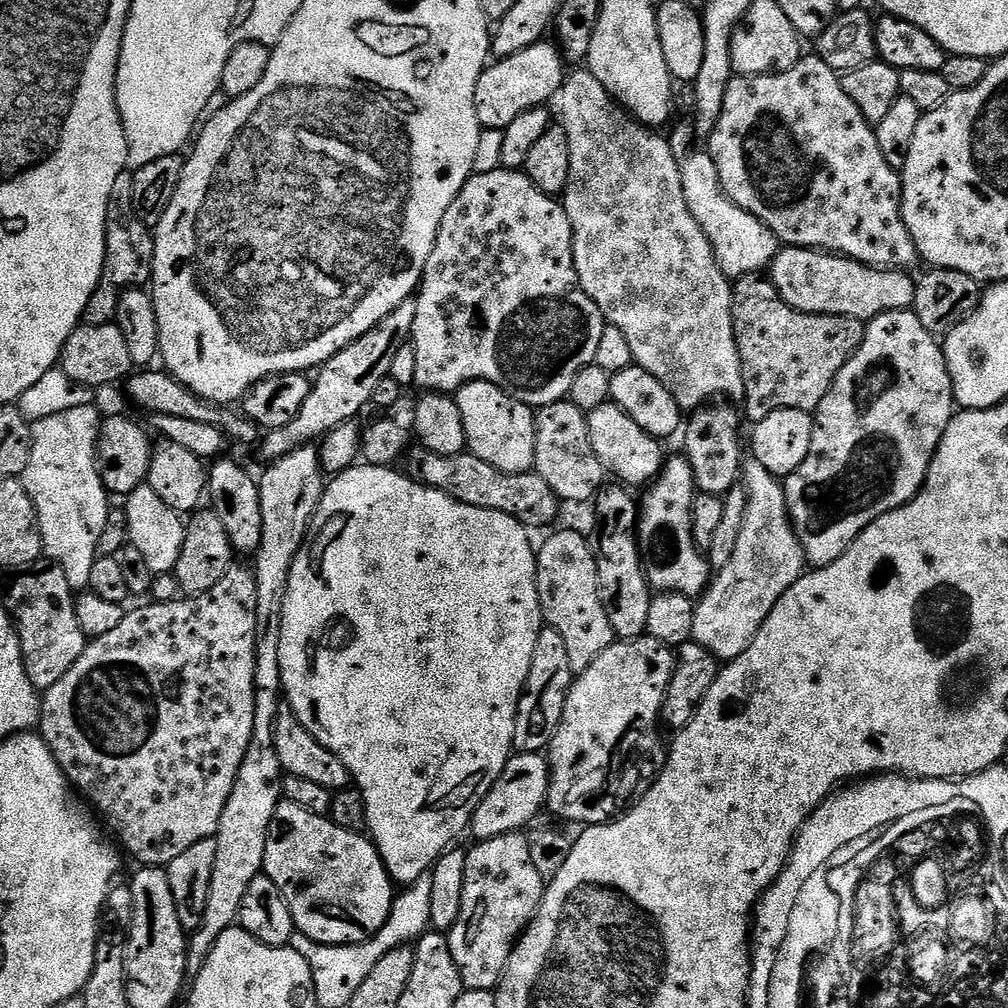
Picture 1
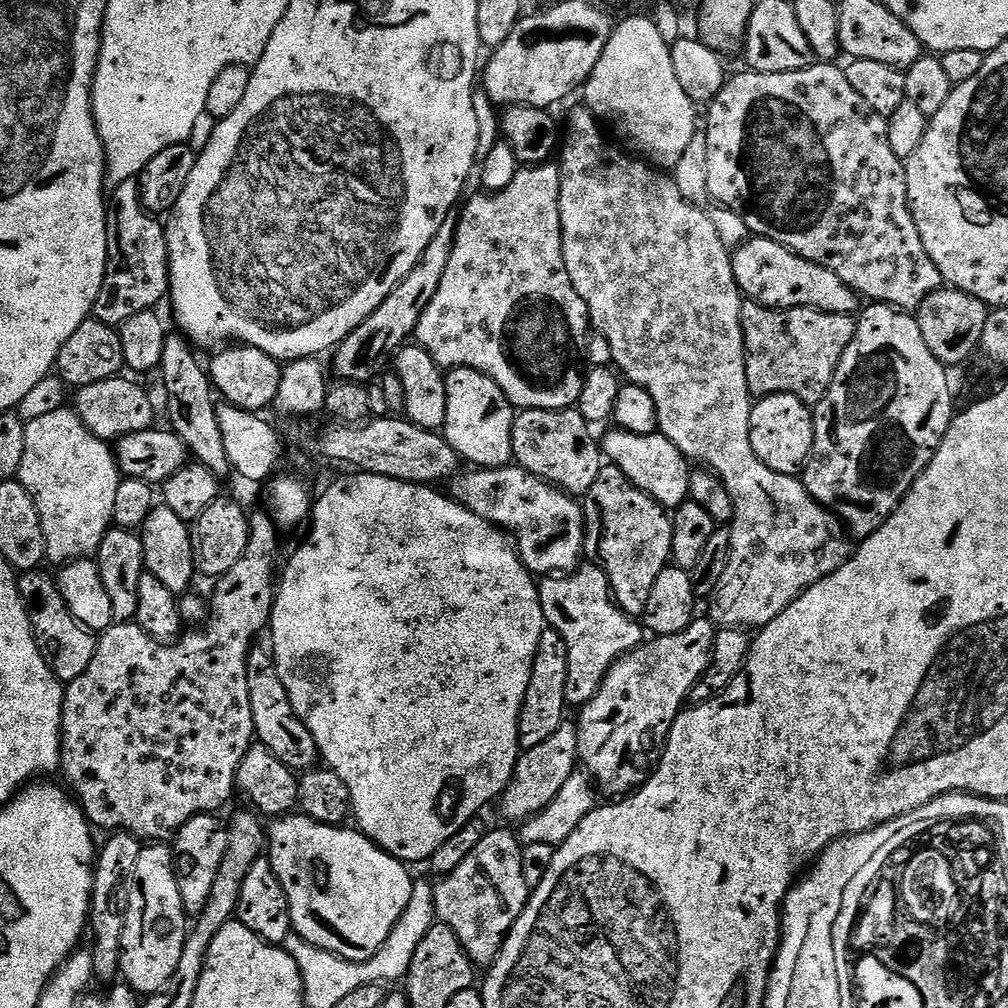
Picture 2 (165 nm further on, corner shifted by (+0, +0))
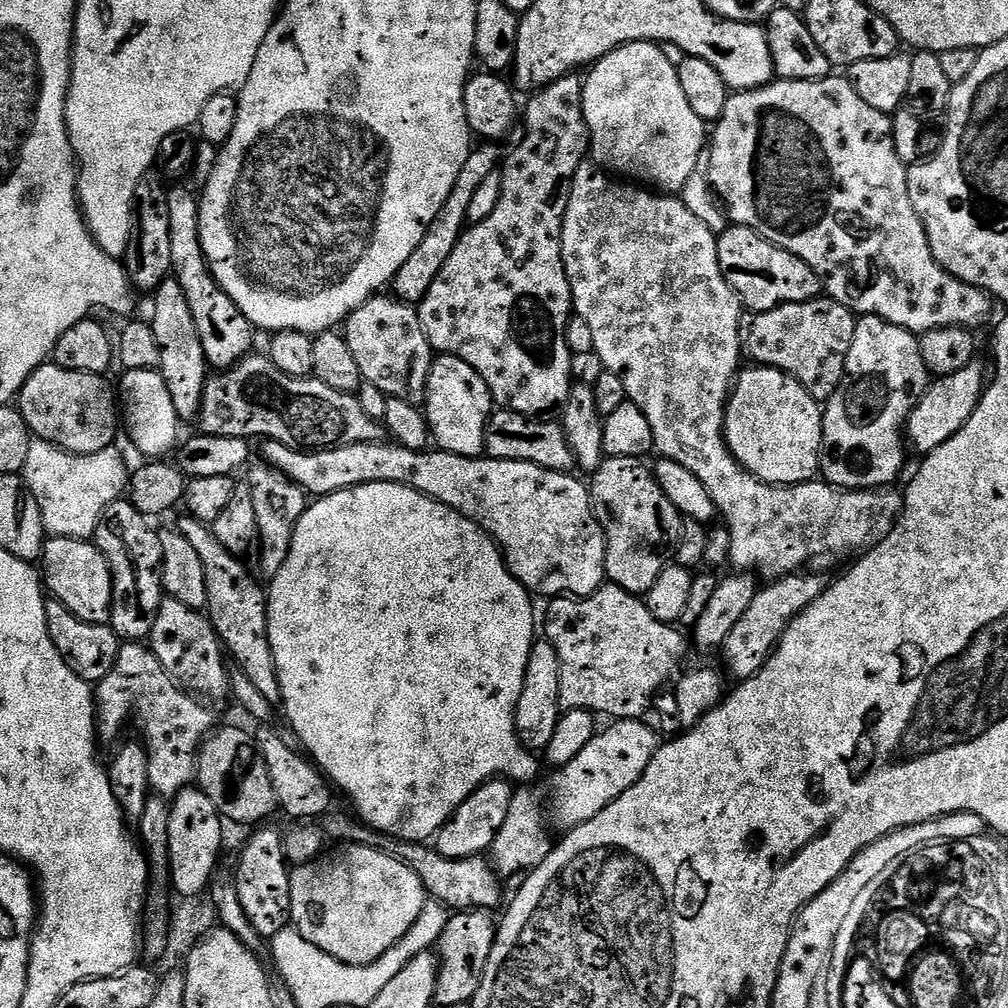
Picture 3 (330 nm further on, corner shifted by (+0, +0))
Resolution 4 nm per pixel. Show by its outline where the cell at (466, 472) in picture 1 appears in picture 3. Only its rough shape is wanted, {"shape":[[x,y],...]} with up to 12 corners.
{"shape":[[266,354],[209,375],[199,431],[318,452],[375,444],[359,395]]}

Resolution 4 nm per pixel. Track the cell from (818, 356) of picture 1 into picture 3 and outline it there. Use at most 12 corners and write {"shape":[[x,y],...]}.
{"shape":[[831,298],[741,323],[753,365],[816,401],[844,377],[857,313]]}

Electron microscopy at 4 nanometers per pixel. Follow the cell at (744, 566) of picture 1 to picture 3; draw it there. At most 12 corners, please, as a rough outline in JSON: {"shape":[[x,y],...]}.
{"shape":[[574,174],[595,359],[771,582],[860,554],[903,491],[767,484],[722,429],[742,305],[675,195]]}

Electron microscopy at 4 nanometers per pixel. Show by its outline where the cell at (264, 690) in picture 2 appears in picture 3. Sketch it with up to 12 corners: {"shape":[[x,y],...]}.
{"shape":[[178,524],[202,558],[231,663],[279,705],[265,585],[209,525]]}

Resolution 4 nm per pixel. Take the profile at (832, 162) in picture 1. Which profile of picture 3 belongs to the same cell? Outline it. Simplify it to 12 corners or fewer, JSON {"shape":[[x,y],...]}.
{"shape":[[843,75],[729,95],[733,225],[913,334],[994,301],[934,258],[892,116]]}

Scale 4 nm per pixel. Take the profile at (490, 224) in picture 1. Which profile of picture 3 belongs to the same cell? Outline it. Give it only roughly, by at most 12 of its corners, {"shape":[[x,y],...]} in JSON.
{"shape":[[576,74],[523,109],[494,214],[418,305],[501,409],[563,413]]}

